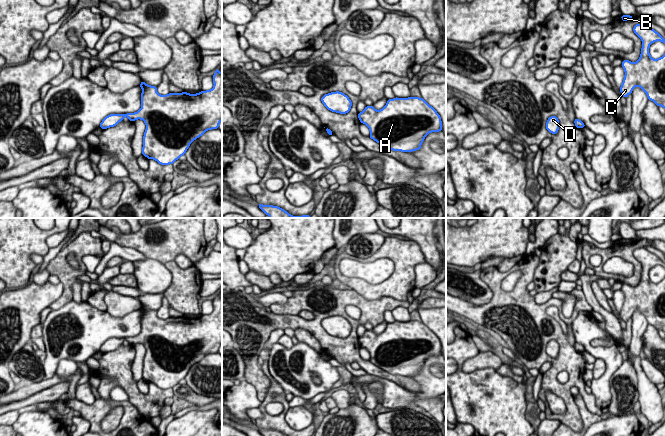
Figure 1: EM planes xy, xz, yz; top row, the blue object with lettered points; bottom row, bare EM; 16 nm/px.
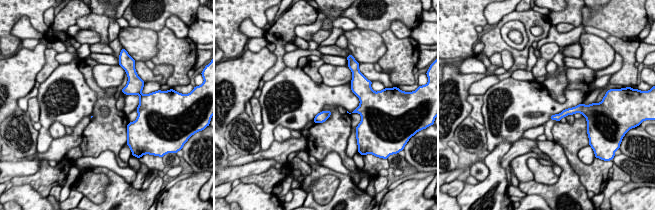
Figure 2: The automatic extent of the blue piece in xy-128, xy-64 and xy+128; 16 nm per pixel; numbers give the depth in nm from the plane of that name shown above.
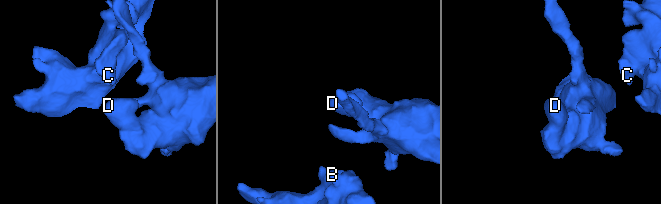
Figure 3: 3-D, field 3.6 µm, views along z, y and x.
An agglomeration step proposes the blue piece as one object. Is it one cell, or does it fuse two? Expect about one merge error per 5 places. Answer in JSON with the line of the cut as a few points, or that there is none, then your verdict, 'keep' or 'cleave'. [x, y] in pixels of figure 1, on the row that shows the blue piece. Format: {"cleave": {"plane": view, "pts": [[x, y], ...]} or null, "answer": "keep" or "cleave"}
{"cleave": null, "answer": "keep"}

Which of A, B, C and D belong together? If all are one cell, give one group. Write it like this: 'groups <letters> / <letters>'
groups A B C D

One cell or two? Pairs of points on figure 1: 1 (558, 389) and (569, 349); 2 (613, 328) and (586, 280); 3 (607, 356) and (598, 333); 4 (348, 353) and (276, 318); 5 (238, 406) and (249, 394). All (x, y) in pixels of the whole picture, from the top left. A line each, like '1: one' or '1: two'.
1: one
2: one
3: one
4: one
5: one

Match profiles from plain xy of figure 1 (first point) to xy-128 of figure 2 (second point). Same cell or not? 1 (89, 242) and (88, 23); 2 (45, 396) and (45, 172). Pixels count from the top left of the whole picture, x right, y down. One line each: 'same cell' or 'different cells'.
1: different cells
2: different cells

